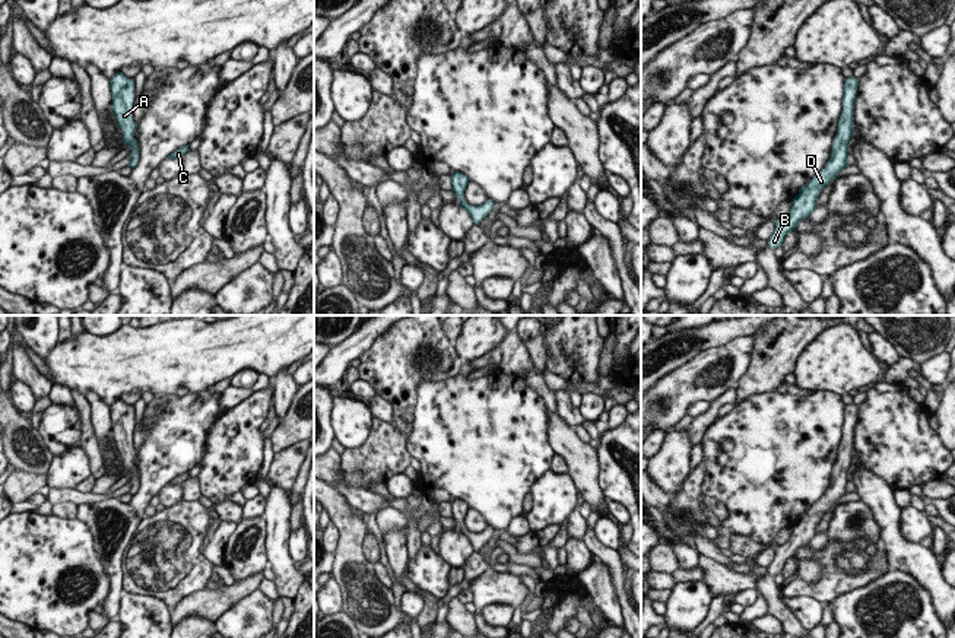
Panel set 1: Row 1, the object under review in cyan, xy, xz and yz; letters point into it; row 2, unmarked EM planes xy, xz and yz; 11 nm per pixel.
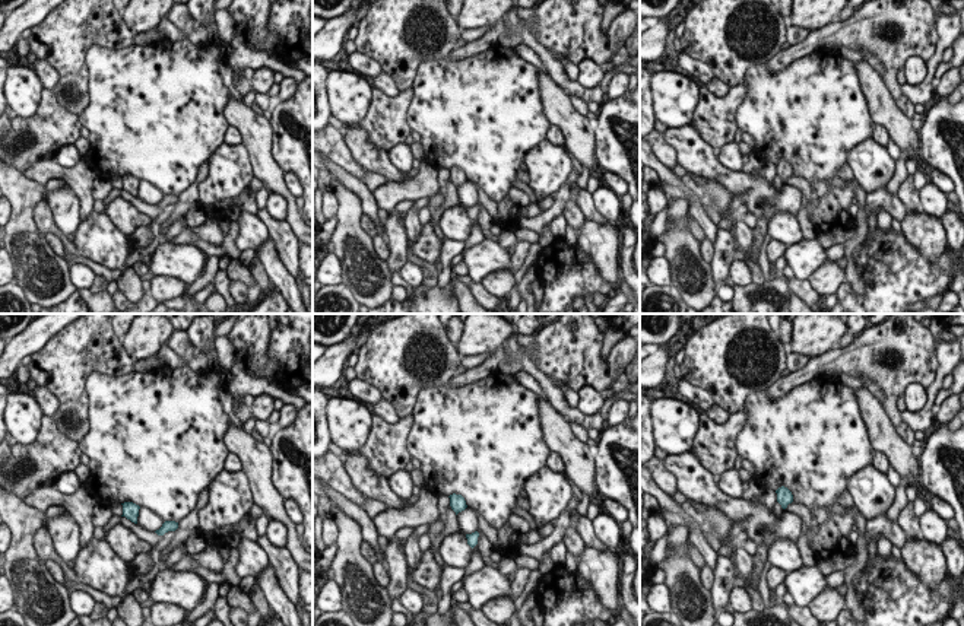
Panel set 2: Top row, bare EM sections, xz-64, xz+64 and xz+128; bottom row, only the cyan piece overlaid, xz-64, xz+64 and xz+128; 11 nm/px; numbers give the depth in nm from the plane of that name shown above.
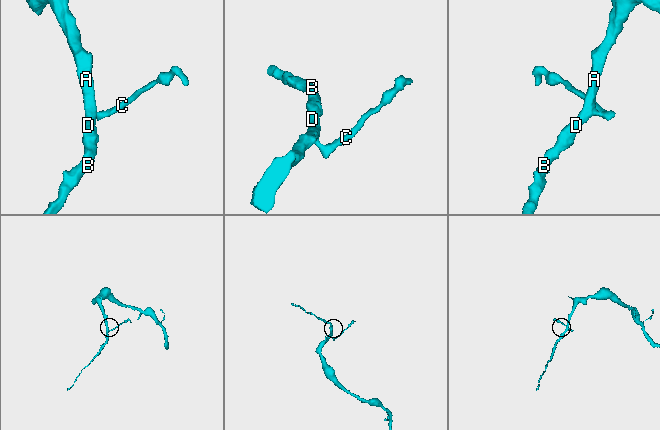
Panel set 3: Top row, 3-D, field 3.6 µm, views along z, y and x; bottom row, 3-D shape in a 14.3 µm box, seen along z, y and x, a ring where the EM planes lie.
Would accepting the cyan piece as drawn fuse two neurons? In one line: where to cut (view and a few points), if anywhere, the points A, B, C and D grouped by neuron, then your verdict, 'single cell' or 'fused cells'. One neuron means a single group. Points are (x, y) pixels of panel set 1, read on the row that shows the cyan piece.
no cut; A B C D; single cell

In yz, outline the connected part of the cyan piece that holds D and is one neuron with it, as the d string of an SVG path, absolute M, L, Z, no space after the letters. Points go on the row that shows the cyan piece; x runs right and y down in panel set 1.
M848 77L844 83L843 111L838 120L837 136L834 137L832 153L825 168L805 184L793 199L789 215L777 219L775 231L770 237L770 248L781 247L786 235L796 231L800 220L805 220L816 207L816 200L822 190L843 171L847 164L847 147L854 131L854 99L857 95L859 79Z

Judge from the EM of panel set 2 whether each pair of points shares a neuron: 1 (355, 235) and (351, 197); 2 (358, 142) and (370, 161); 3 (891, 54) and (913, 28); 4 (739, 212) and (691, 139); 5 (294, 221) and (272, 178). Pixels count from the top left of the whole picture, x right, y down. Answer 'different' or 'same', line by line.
1: same
2: same
3: same
4: different
5: same

